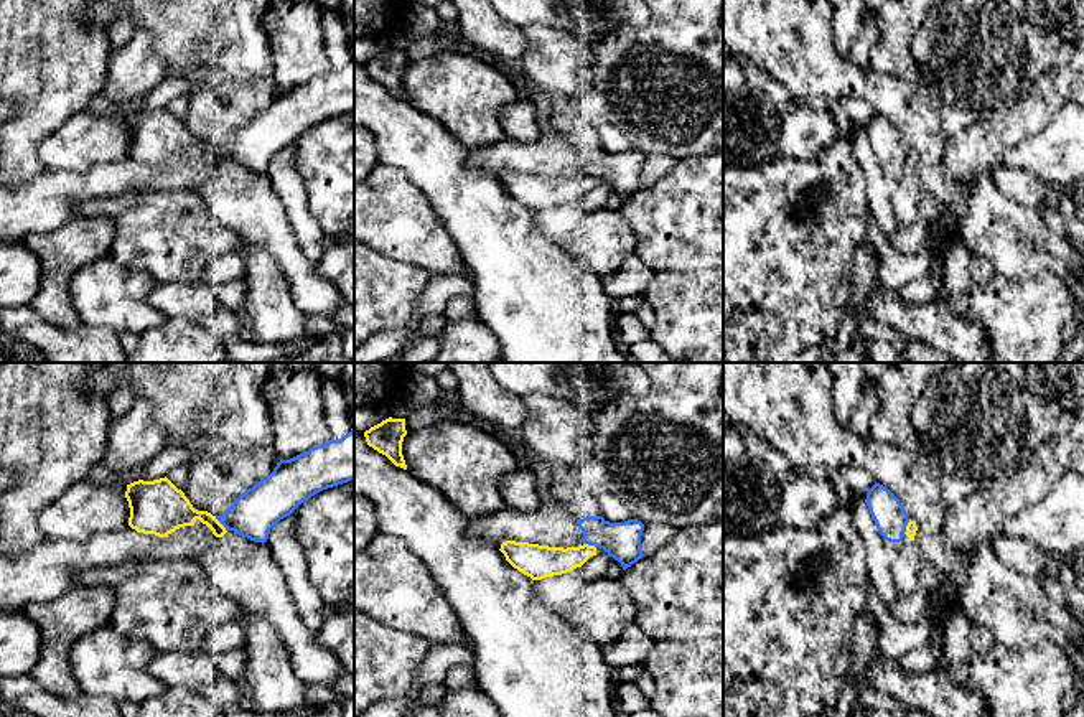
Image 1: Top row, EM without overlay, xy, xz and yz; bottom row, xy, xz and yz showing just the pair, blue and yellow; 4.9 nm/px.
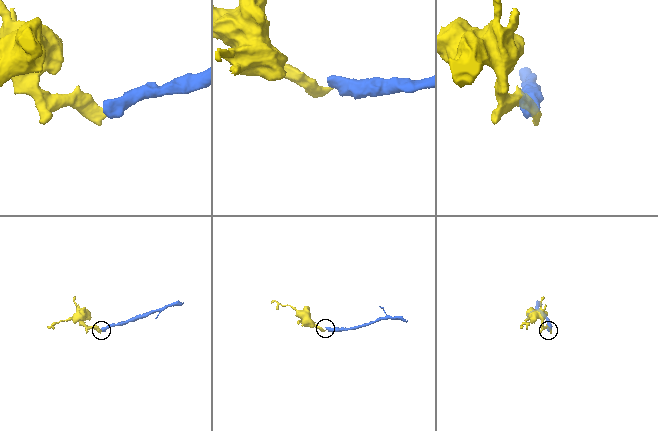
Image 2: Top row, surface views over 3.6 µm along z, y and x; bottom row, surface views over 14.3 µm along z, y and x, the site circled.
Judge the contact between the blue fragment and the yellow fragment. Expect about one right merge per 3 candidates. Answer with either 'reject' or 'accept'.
reject

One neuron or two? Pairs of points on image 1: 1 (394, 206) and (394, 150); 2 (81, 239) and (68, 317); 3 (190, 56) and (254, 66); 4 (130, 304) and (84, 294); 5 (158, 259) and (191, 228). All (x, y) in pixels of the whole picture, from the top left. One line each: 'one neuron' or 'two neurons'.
1: two neurons
2: one neuron
3: one neuron
4: one neuron
5: one neuron

